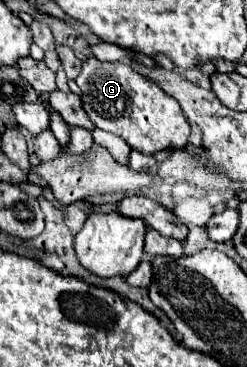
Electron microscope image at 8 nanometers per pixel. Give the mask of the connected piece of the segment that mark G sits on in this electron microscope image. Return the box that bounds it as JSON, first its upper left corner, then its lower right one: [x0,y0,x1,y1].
[76,56,190,154]

